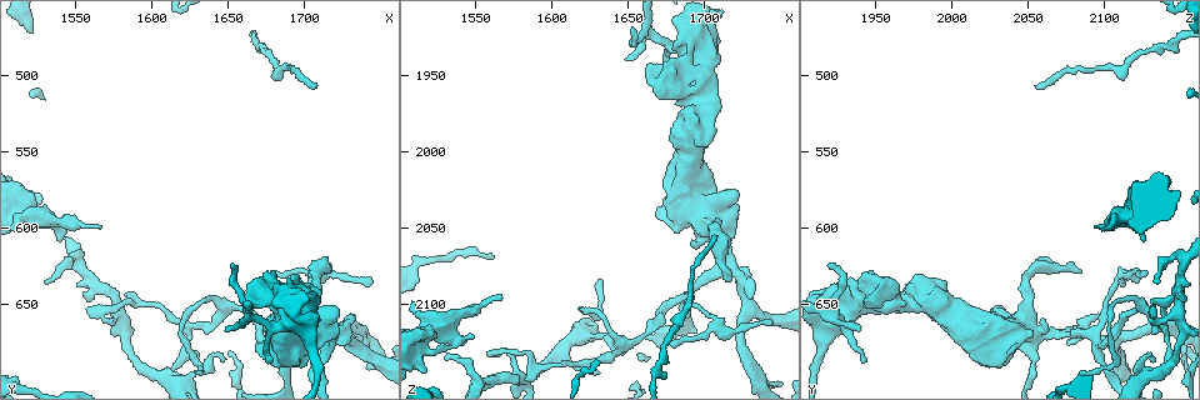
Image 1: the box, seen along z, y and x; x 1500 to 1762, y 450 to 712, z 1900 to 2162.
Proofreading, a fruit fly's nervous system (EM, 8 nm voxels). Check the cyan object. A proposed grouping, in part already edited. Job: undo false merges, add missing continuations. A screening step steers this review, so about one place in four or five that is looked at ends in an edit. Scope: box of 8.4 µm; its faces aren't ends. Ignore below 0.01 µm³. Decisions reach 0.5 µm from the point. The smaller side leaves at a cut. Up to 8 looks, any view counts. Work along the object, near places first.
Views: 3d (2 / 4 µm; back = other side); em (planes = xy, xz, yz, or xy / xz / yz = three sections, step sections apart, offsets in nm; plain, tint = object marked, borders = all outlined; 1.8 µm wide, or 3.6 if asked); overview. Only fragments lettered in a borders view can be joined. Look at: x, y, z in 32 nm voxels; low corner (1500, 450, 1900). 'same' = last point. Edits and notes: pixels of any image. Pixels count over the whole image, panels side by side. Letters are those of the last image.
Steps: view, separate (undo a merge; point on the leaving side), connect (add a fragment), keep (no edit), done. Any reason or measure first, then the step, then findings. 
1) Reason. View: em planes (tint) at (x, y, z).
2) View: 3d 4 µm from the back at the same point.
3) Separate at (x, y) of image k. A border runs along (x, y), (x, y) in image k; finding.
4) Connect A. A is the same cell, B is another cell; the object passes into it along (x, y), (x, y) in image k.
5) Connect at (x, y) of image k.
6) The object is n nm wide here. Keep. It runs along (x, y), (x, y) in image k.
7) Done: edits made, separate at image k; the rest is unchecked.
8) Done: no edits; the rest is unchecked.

Thin end. View: em 3.6 µm planes (tint) at (1652, 622, 1920).

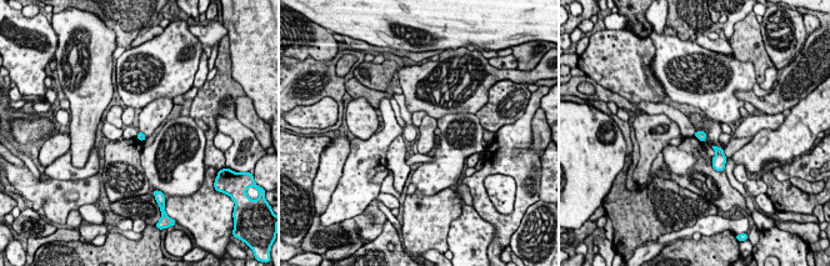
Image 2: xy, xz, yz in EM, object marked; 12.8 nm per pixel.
What lies round it. View: em 3.6 µm planes (borders) at the same point.

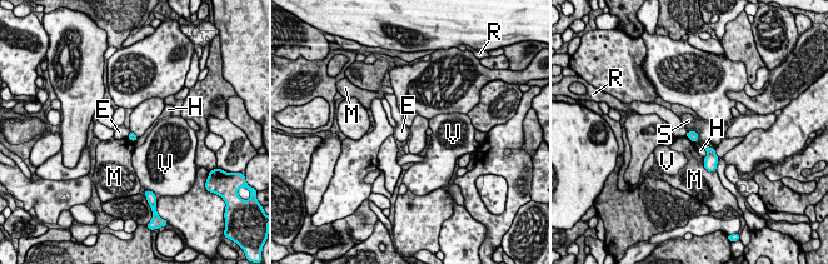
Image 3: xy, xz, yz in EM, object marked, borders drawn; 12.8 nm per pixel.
The object is 90 nm wide here. Keep. E, H, M, R, S and V are other cells; a border runs along (688, 130), (697, 133), (696, 142) in image 3; none of them fits.

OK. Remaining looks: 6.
View: em planes (borders) at (1536, 608, 2126).

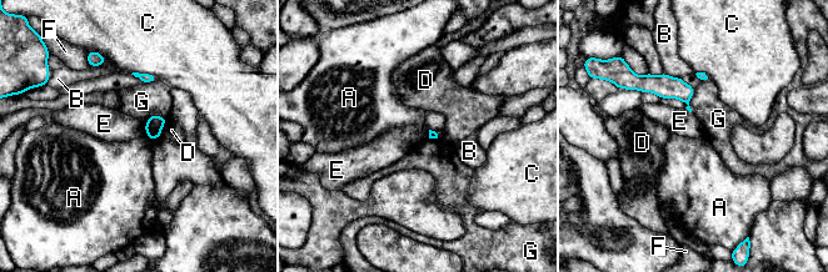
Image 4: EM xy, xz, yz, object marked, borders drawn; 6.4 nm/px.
Keep. A, B, C, D, E, F and G are other cells; a border runs along (143, 125), (146, 134) in image 4; no lettered fragment goes on from it.

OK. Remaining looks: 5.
Sharp bend. View: 3d 2 µm from the back at (1624, 664, 2136).

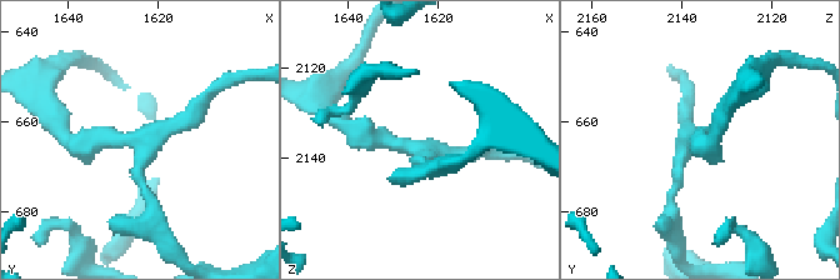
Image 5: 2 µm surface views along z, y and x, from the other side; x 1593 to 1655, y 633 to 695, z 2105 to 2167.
3 arms meet here. View: em yz step 4 (tint) at (1624, 664, 2138).

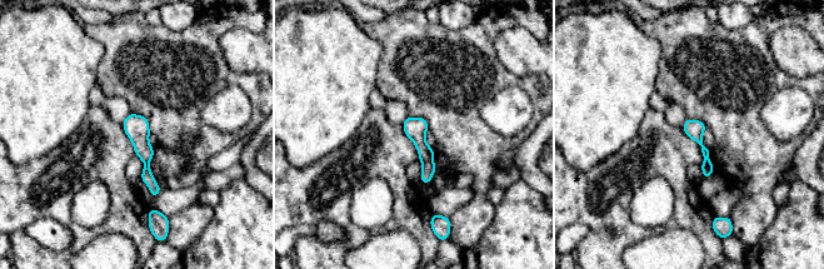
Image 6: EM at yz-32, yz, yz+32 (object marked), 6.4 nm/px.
View: em planes (borders) at the same point.

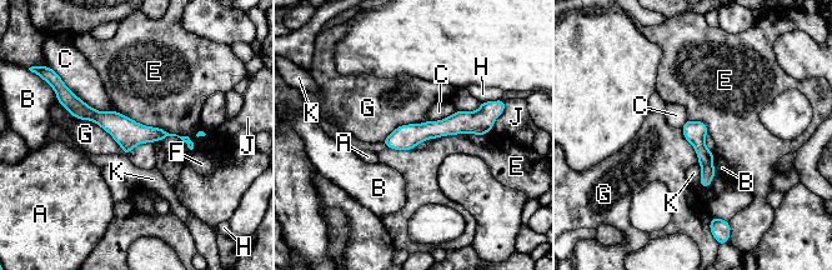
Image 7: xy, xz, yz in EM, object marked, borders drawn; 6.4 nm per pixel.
The longest contact is with G, 650 nm. Separate at (707, 173) of image 7. A, B, C, E, F, G, H, J and K are other cells; a border runs along (711, 164), (702, 166) in image 7; two neurons meet here.

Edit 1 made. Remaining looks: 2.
Done: edits made, separate at image 7; the rest is unchecked.

